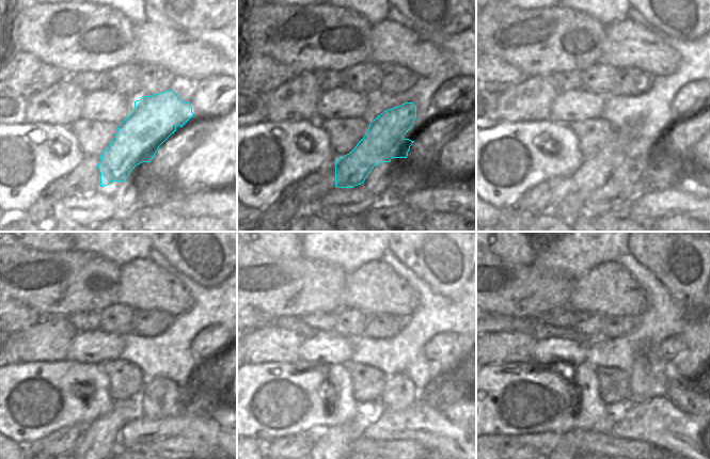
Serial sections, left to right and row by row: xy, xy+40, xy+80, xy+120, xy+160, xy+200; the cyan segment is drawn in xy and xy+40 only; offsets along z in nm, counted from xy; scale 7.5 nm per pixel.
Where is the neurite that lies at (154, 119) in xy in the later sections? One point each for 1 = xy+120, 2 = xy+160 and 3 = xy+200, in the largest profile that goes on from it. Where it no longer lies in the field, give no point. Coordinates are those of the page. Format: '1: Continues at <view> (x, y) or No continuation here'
1: Continues at xy+120 (99, 440)
2: Continues at xy+160 (334, 446)
3: Continues at xy+200 (556, 448).

